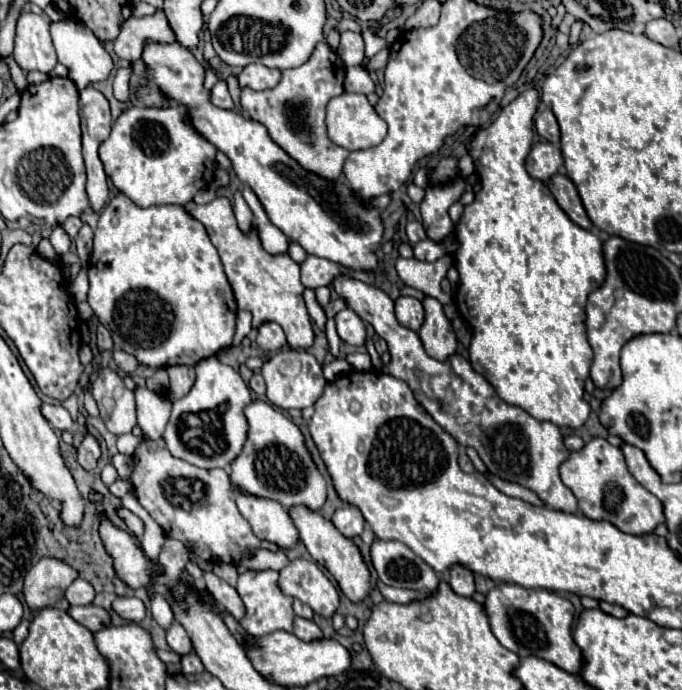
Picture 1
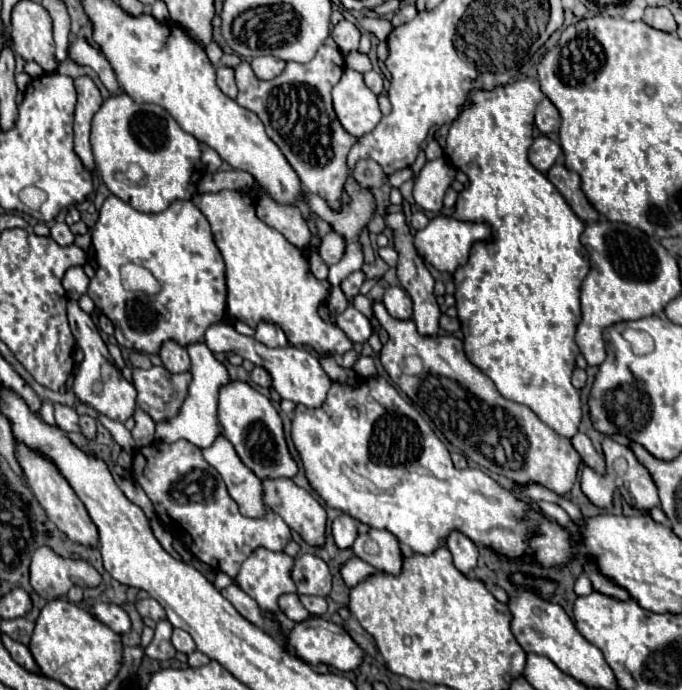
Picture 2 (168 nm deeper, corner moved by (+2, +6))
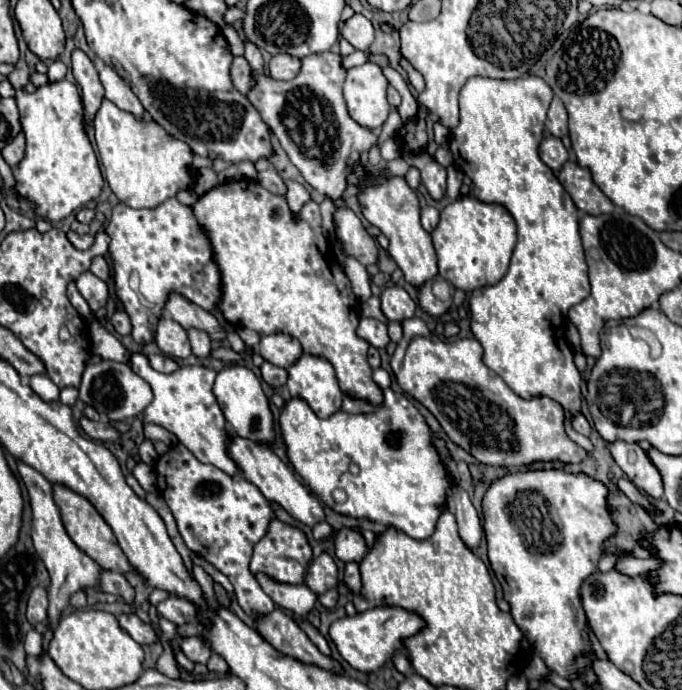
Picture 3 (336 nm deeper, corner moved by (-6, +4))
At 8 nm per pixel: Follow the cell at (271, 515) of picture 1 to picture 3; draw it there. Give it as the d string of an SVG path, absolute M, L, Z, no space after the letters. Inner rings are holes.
M143 351L129 353L129 365L153 389L153 401L143 411L145 423L161 425L167 431L175 433L177 439L201 463L211 463L229 475L239 473L239 467L235 465L235 461L227 453L227 447L229 447L227 421L223 417L223 411L219 409L219 403L215 401L215 395L211 393L211 385L213 385L213 379L217 375L213 369L203 367L203 365L187 365L187 367L181 367L179 371L175 371L171 375L165 375L165 373L155 371L149 365L149 359Z

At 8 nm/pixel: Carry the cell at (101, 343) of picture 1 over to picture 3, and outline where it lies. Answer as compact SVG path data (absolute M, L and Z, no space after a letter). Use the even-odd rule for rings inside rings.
M115 311L111 317L111 325L119 335L129 335L131 333L131 321L125 311Z

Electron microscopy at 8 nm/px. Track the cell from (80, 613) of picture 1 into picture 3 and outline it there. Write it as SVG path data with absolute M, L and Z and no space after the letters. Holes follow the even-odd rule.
M121 613L121 615L117 615L117 619L119 619L121 627L123 627L137 643L141 643L141 645L153 645L155 641L159 641L159 637L155 635L155 631L153 631L147 623L143 623L135 613Z

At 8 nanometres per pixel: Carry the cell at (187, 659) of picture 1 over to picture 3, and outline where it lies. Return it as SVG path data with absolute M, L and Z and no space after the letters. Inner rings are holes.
M213 653L213 655L211 655L211 659L209 659L207 667L209 667L209 671L217 671L217 673L227 673L227 671L229 671L227 661L225 661L221 655L217 655L217 653Z

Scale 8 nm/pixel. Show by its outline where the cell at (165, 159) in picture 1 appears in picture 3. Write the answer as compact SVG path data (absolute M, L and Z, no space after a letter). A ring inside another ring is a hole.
M103 99L99 111L93 117L95 141L105 169L105 179L111 191L129 207L151 209L169 197L175 197L179 189L185 189L191 179L191 149L183 141L167 137L151 117L139 125L131 113L123 113L113 101Z

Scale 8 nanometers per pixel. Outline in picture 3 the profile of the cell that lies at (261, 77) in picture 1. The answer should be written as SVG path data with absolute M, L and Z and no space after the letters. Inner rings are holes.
M281 53L281 55L273 55L271 63L269 63L269 71L271 71L271 77L273 79L279 79L279 81L289 81L293 79L301 69L301 59L297 57L291 57L287 53Z

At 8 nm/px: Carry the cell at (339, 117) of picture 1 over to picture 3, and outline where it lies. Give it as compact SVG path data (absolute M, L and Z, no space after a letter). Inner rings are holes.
M363 63L347 71L343 95L349 115L363 127L381 127L389 115L389 81L377 63Z

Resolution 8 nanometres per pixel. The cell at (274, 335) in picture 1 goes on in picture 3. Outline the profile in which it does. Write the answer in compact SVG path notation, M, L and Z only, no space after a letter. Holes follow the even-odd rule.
M273 333L267 337L261 337L261 343L257 347L261 357L273 365L279 367L291 367L303 353L299 341L287 333Z

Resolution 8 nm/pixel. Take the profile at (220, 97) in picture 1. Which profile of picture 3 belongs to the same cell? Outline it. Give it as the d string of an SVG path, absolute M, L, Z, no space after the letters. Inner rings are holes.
M235 57L233 59L233 65L231 65L231 79L233 79L233 85L242 93L247 95L251 91L251 87L255 87L257 79L253 75L253 69L251 65L247 63L245 57Z

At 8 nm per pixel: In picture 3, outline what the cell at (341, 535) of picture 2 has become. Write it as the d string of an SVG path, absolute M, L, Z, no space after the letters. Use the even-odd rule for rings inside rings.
M343 527L337 531L335 549L337 549L335 555L345 563L349 563L349 561L359 563L367 553L367 545L365 545L365 539L361 537L361 533L353 531L349 527Z

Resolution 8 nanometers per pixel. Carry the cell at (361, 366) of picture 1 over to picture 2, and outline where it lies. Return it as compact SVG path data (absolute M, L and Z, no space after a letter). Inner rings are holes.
M361 355L361 357L355 361L353 371L355 371L357 375L361 375L361 377L371 377L371 375L375 375L375 373L377 373L377 371L375 371L375 359Z

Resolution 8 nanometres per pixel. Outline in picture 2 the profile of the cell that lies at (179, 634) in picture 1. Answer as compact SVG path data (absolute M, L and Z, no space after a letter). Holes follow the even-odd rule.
M173 629L173 645L181 653L195 651L195 643L193 643L191 635L187 631L183 631L183 629Z

